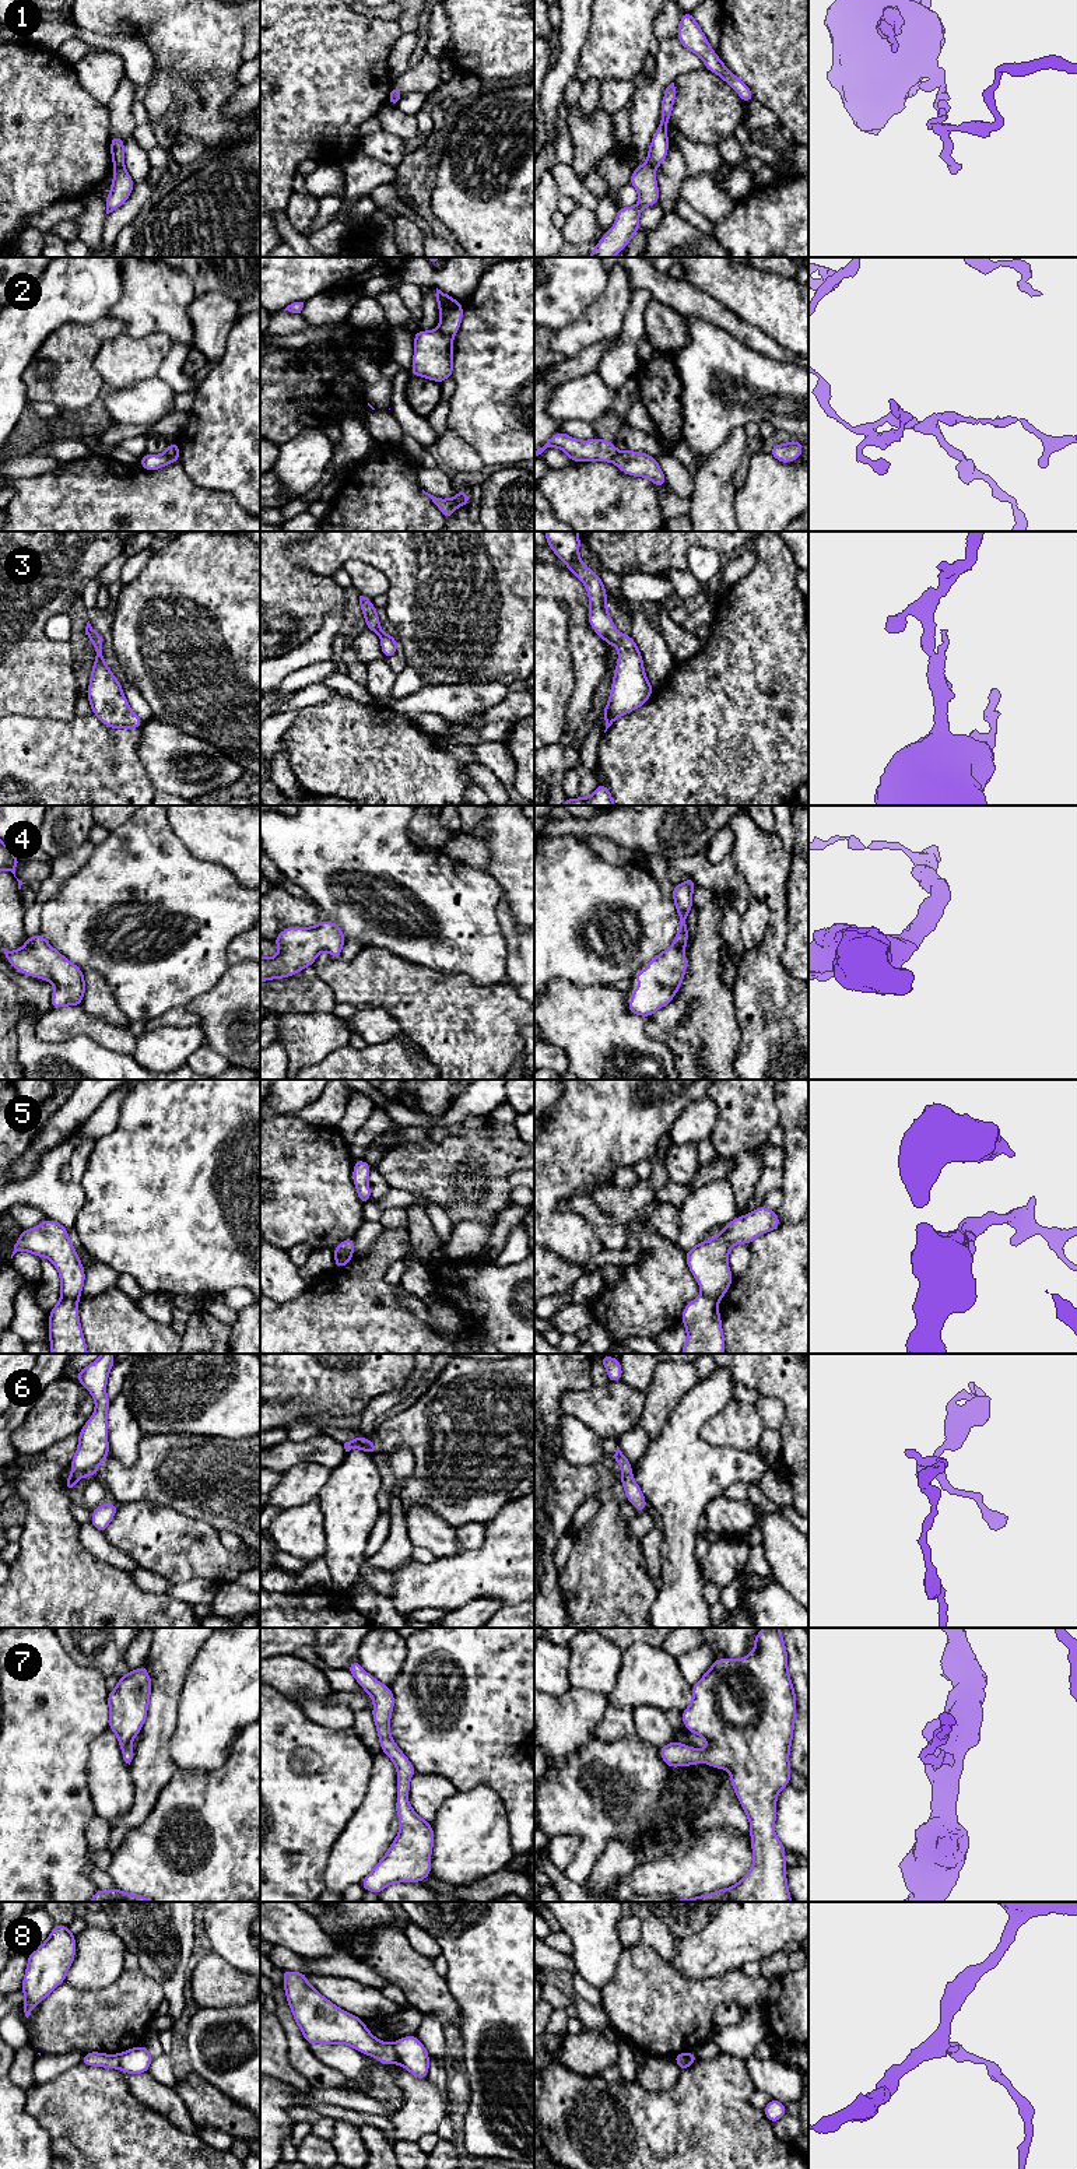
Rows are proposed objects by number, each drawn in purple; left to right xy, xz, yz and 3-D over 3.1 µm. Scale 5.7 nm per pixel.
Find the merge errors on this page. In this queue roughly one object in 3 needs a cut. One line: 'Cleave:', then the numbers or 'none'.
Cleave: 1, 2, 5, 8

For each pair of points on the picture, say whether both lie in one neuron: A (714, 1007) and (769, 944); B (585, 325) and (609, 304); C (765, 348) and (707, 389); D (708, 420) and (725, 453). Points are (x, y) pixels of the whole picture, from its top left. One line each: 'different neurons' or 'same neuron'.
A: different neurons
B: same neuron
C: different neurons
D: different neurons

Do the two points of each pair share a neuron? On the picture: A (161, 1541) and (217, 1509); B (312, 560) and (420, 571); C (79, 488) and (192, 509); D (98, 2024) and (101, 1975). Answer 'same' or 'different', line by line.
A: different
B: same
C: same
D: different

